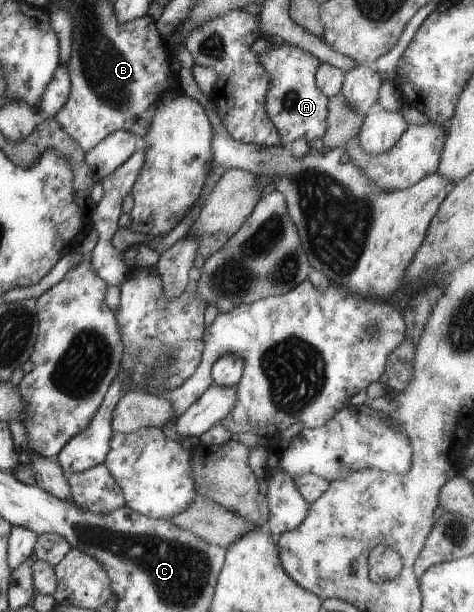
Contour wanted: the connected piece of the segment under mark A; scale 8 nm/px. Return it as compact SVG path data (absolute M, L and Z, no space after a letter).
M279 44L258 55L259 63L269 76L269 87L265 96L266 112L274 123L283 145L290 145L295 139L305 137L309 143L313 139L322 139L327 127L328 98L316 84L316 73L320 64L312 53L291 44Z

